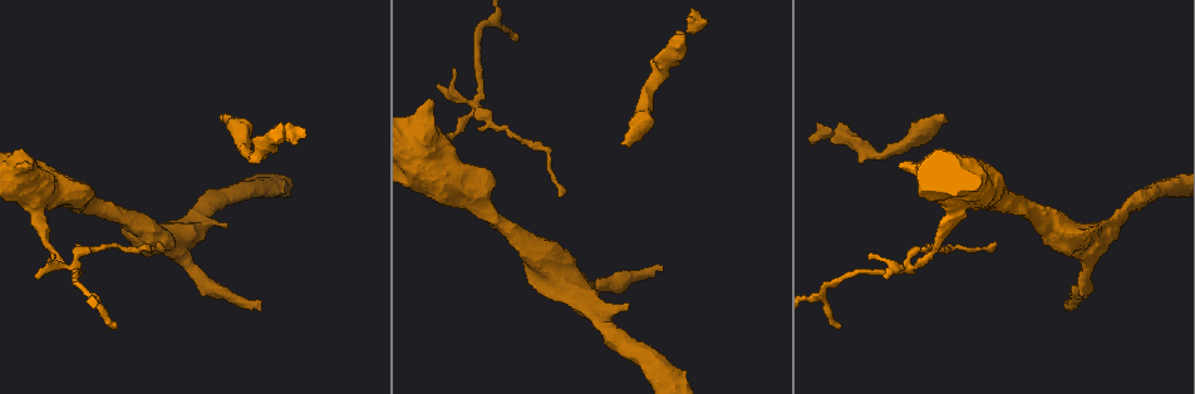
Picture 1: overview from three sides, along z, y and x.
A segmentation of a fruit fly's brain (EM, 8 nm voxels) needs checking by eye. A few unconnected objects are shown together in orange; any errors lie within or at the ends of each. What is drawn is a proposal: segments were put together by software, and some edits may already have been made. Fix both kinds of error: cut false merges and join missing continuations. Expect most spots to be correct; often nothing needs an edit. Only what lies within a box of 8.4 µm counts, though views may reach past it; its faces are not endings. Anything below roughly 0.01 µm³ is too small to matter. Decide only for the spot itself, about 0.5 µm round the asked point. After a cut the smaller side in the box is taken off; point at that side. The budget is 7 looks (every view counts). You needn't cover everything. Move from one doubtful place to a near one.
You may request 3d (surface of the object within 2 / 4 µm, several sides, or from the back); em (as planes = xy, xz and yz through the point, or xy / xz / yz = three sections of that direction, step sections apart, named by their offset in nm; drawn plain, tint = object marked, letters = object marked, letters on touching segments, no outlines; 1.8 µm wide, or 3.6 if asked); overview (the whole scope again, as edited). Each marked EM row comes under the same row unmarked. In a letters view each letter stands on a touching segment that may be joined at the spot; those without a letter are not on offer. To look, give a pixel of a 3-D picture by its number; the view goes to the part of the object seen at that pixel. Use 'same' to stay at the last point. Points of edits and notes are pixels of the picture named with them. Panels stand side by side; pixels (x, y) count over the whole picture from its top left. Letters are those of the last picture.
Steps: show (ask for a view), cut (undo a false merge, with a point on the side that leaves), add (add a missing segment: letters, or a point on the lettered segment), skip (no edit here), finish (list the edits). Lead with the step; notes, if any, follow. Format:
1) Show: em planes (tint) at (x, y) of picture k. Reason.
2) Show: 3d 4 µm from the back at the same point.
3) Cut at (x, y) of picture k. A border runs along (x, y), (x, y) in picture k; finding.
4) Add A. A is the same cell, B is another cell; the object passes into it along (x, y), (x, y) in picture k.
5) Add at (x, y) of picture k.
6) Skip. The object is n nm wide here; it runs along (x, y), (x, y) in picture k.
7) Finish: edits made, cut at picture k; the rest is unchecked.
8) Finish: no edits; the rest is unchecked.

Show: 3d 4 µm at (911, 268) of picture 1. Abrupt turn.

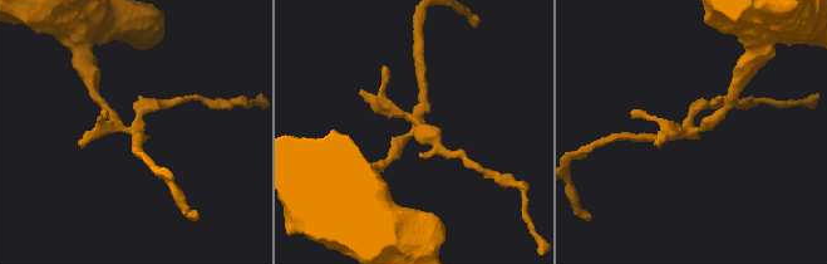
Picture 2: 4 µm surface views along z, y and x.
Show: em planes (letters) at (691, 131) of picture 2.

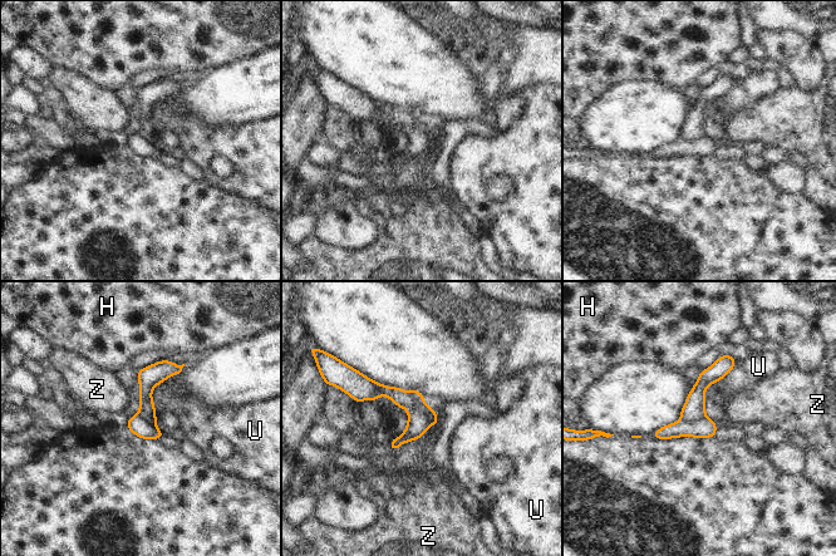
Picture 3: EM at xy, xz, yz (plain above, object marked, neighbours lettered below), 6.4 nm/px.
Cut at (694, 408) of picture 3. H, U and Z are other cells; the part that leaves runs along (729, 358), (698, 389), (684, 418) in picture 3; two neurons meet here.

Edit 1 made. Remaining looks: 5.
Show: overview. See it whole again.

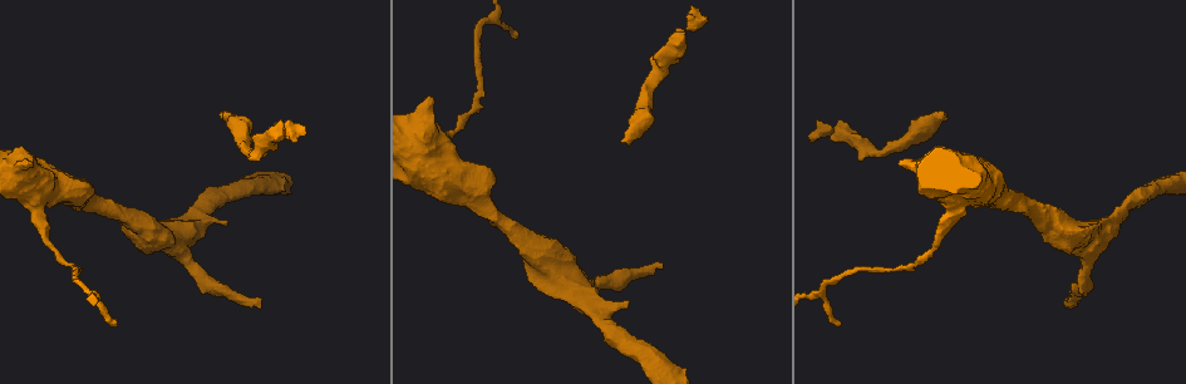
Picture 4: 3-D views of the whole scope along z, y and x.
Show: em planes (letters) at (223, 111) of picture 4. Free end.

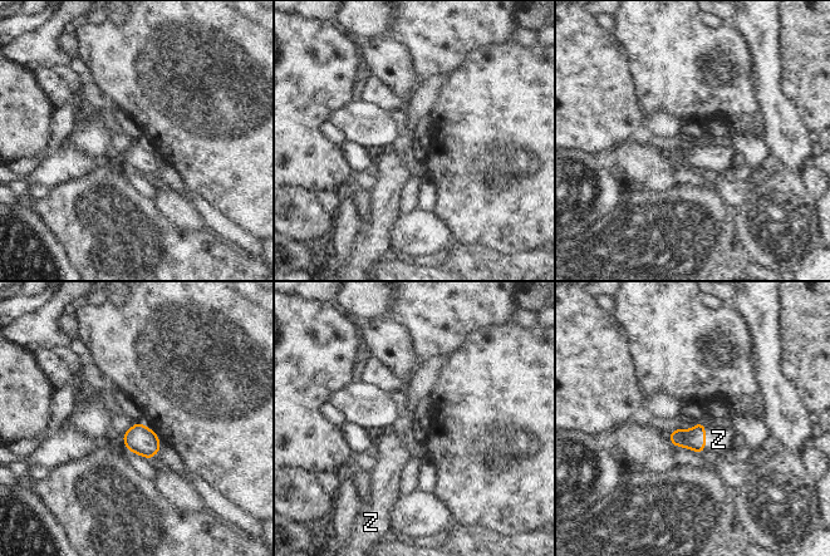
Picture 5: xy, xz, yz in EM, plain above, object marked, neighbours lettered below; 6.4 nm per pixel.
Add Z. The longest contact is with Z, 160 nm; Z is the same cell; the object passes into it along (695, 439), (705, 438), (718, 439) in picture 5; it goes on there.

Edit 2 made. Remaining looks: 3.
Show: em xy step 4 (letters) at (259, 301) of picture 4. Branch stops here.

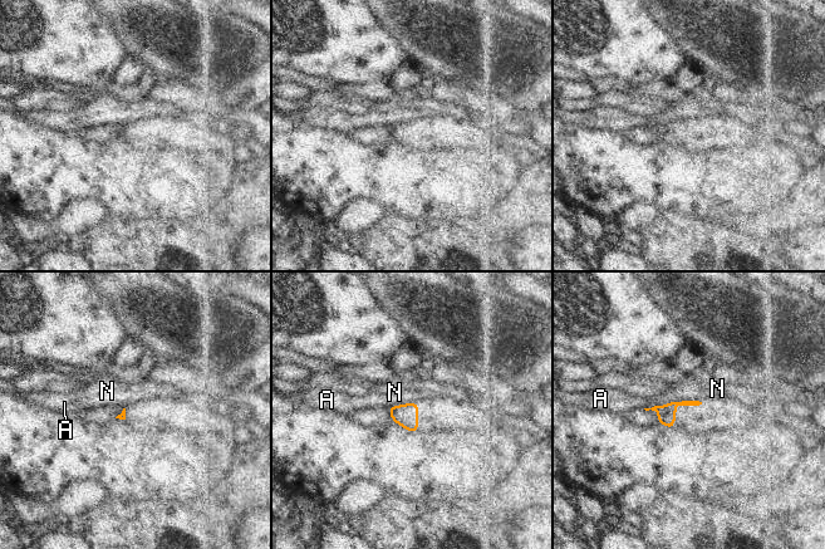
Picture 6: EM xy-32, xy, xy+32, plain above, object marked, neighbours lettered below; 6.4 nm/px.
Skip. A and N are other cells; a border runs along (702, 402), (671, 401), (643, 408) in picture 6; no lettered segment goes on from it.

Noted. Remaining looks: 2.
Finish: edits made, cut at picture 3, add at picture 5; the rest is unchecked.

